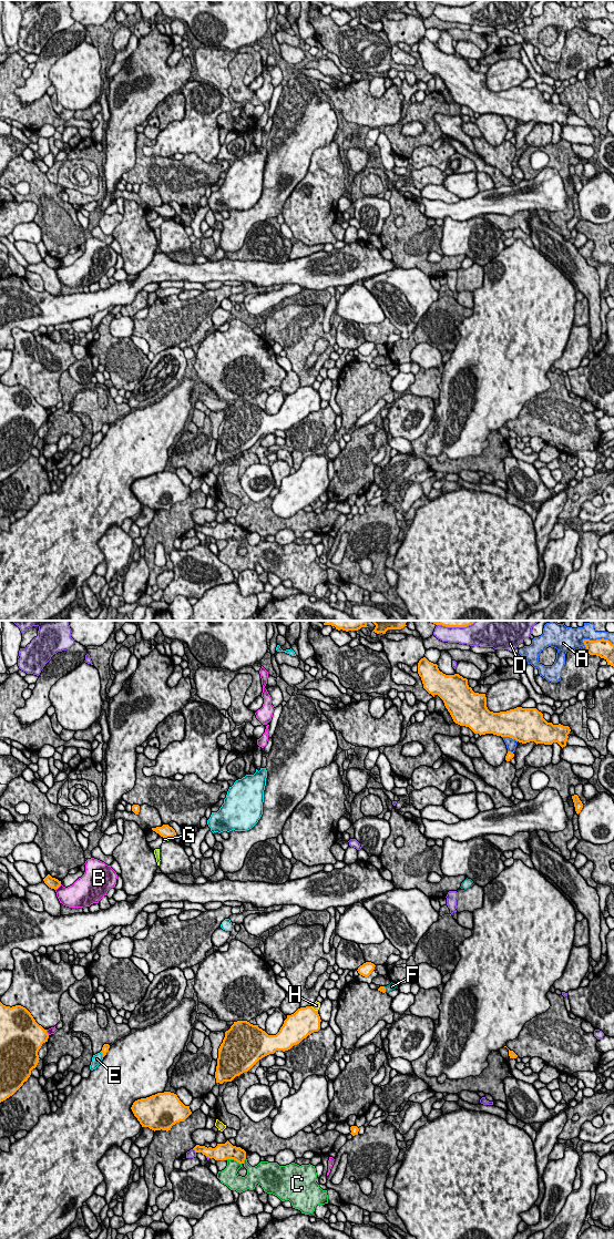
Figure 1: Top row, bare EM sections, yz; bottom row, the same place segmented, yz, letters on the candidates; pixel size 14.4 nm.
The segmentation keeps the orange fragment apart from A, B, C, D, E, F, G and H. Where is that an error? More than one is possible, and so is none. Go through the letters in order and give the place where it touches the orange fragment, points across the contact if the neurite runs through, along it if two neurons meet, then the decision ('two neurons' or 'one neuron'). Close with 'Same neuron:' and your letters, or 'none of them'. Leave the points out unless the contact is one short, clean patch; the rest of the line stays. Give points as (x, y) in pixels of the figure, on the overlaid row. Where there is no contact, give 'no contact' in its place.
A: yz (597, 640) | two neurons
B: yz (58, 887) | two neurons
C: yz (233, 1158) | two neurons
D: yz (456, 626) | two neurons
E: yz (102, 1053) | two neurons
F: yz (385, 989) | across yz (381, 989), (385, 989), (391, 986) | one neuron
G: yz (169, 837) | two neurons
H: yz (313, 1009) | two neurons
Same neuron: F

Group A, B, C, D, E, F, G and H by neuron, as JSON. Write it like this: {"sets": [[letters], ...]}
{"sets": [["A"], ["B"], ["C"], ["D"], ["E"], ["F"], ["G"], ["H"]]}

